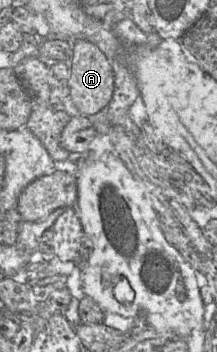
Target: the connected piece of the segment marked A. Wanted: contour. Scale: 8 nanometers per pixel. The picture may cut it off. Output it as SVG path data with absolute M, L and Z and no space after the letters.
M85 38L74 41L69 90L71 100L81 115L91 116L108 109L114 92L114 79L111 62L94 43Z

